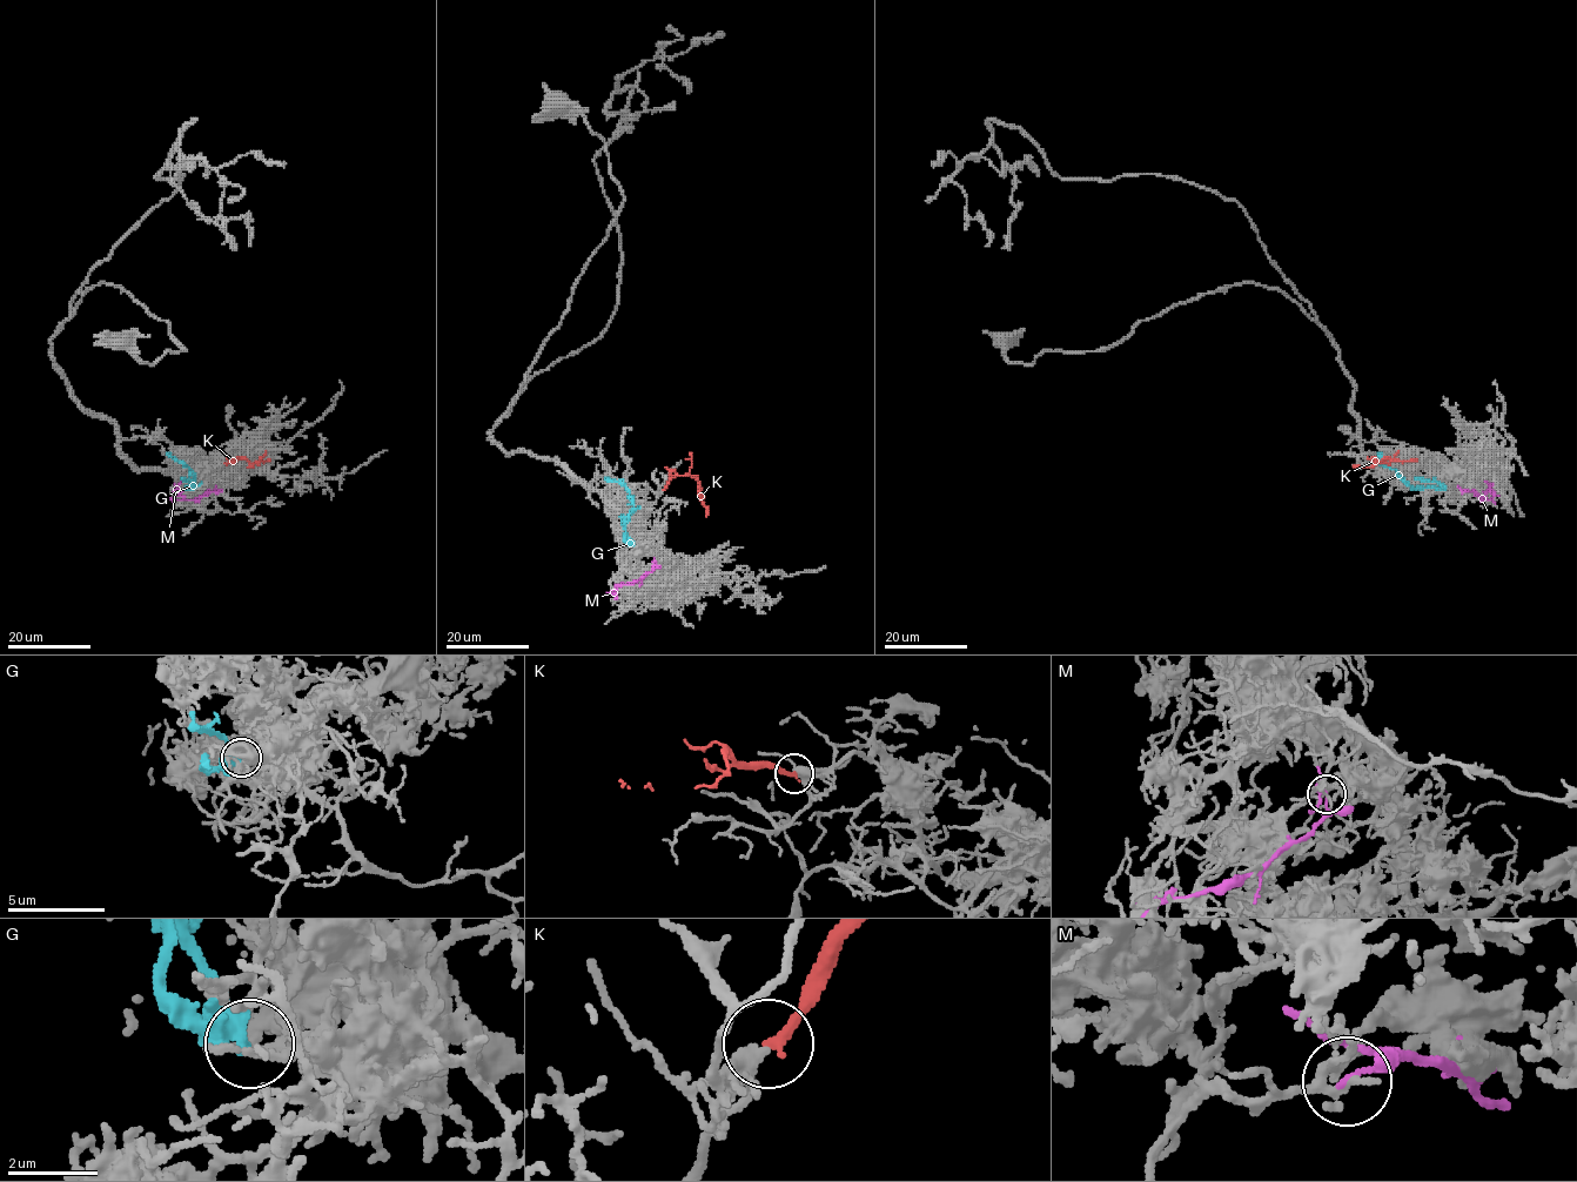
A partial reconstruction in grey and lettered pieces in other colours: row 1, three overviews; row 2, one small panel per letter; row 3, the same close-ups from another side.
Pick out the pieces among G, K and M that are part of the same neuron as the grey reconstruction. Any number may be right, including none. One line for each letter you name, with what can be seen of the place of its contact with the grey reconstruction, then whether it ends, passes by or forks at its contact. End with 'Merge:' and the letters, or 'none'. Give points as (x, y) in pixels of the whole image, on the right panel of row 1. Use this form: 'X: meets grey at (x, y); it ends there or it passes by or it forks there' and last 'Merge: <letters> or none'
K: meets grey at (1389, 463); it ends there
Merge: K

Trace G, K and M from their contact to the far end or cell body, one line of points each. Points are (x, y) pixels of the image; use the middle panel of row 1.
G: (632, 544), (625, 541), (624, 532), (632, 501), (622, 484), (605, 477)
K: (663, 489), (675, 475), (693, 477), (706, 508), (705, 517)
M: (656, 562), (637, 581), (616, 586), (616, 599)

